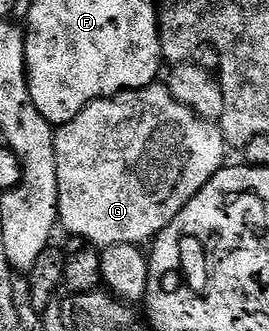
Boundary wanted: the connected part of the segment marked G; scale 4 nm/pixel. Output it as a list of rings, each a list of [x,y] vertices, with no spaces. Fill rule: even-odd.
[[[155,81],[149,87],[142,87],[139,91],[122,91],[119,95],[109,95],[107,99],[92,101],[73,121],[61,124],[55,130],[53,178],[56,180],[58,219],[61,226],[66,226],[68,234],[79,235],[80,238],[87,239],[87,244],[98,249],[120,246],[125,243],[146,245],[182,212],[184,205],[188,205],[188,201],[192,201],[192,197],[196,197],[196,193],[200,193],[198,185],[204,181],[204,177],[196,175],[198,167],[194,167],[194,175],[192,175],[194,179],[188,179],[188,177],[184,177],[184,173],[178,175],[178,171],[182,167],[176,169],[176,163],[174,163],[174,102],[176,100],[178,99],[174,96],[173,90],[167,84],[165,87],[162,81]]]

